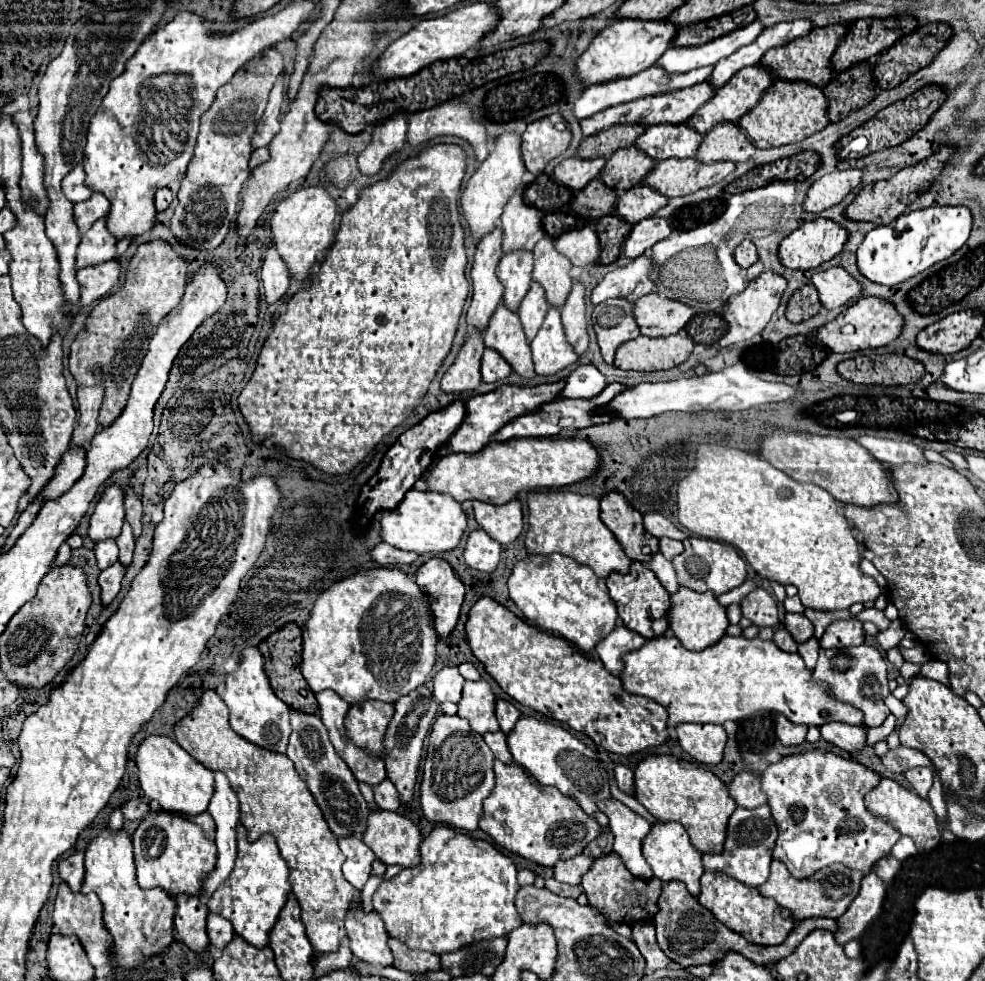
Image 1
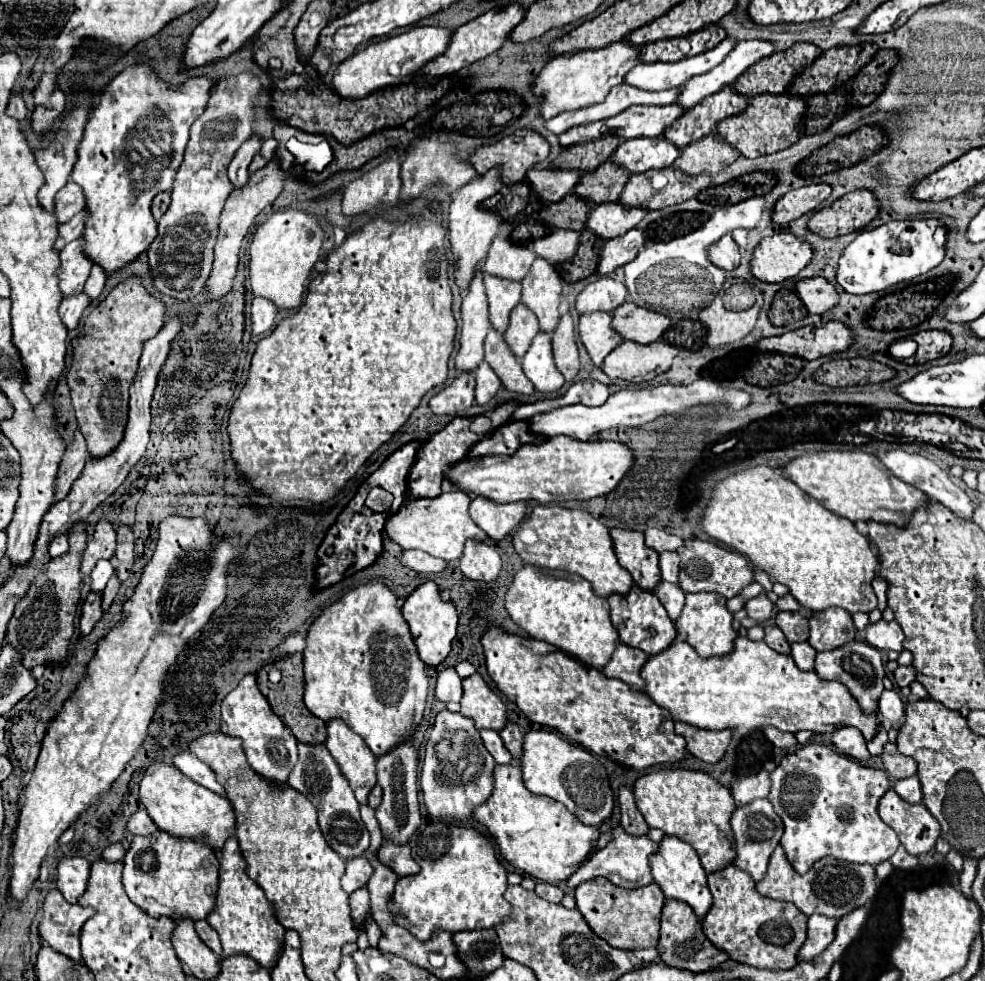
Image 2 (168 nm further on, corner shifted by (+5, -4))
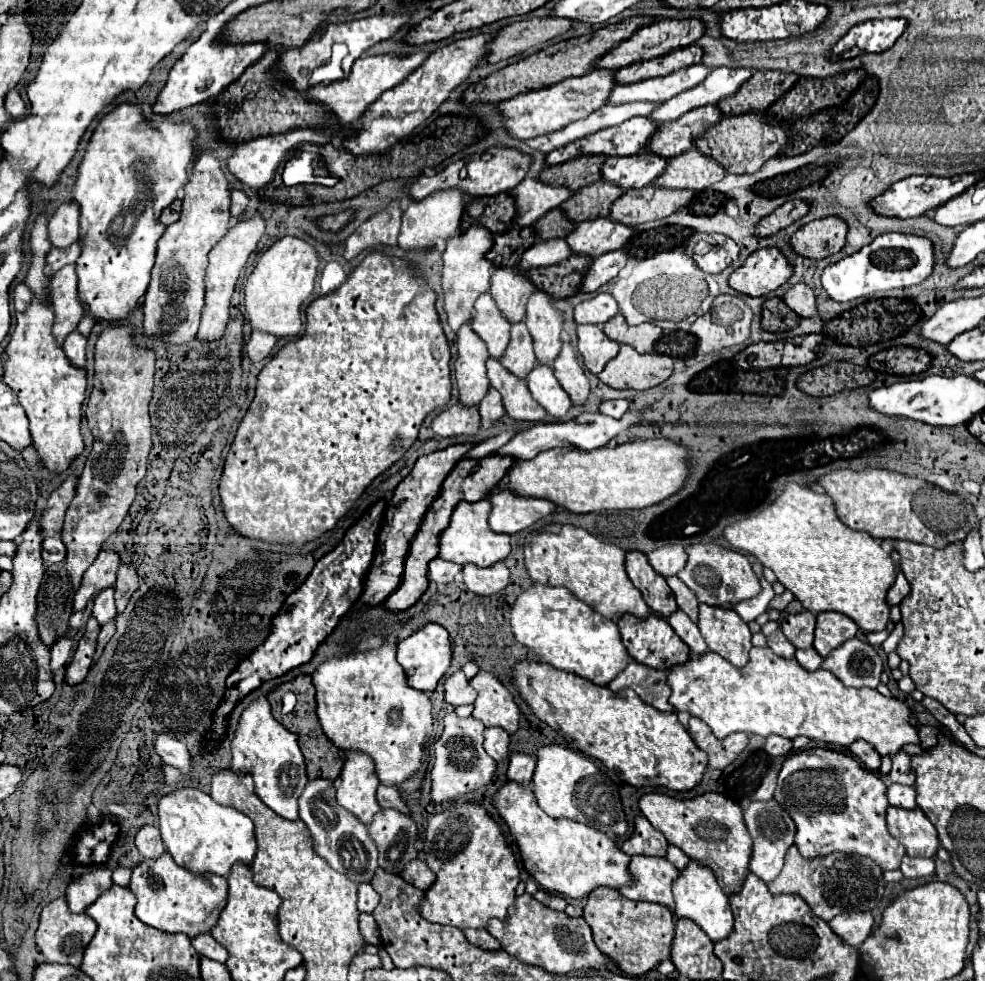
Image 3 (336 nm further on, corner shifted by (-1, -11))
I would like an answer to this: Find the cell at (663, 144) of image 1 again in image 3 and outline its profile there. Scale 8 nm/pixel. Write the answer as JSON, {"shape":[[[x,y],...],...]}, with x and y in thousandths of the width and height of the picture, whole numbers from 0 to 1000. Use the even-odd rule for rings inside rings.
{"shape":[[[650,155],[644,159],[619,159],[611,167],[613,183],[627,188],[629,192],[654,192],[674,175],[678,163],[664,159],[662,155]]]}

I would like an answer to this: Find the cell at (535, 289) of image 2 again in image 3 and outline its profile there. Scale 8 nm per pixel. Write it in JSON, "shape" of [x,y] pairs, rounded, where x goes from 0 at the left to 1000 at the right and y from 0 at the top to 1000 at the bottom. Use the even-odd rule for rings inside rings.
{"shape":[[[540,298],[534,310],[534,332],[542,345],[544,367],[550,371],[560,371],[569,359],[571,347],[571,320],[562,314],[562,306],[554,298]]]}

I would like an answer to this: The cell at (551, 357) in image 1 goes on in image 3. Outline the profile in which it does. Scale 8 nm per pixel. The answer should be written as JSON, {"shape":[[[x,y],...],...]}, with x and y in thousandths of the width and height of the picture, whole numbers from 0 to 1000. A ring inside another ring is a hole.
{"shape":[[[544,371],[540,375],[540,379],[534,385],[536,398],[542,404],[542,408],[552,414],[556,418],[556,422],[560,422],[562,426],[571,426],[577,416],[581,414],[581,410],[577,408],[577,402],[569,396],[569,389],[564,387],[562,379],[558,373],[552,371]]]}

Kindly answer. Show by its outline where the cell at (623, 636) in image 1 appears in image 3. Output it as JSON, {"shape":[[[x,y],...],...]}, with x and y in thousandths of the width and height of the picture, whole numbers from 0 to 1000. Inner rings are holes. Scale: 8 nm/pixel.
{"shape":[[[644,673],[617,697],[621,705],[627,705],[631,701],[644,701],[646,707],[660,720],[680,726],[684,724],[678,718],[680,712],[680,701],[676,697],[676,685],[674,683],[664,683],[656,681],[652,677],[646,677]]]}

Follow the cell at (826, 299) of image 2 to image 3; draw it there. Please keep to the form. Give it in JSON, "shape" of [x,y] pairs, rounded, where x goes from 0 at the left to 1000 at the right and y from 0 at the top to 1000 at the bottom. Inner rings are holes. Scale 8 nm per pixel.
{"shape":[[[806,290],[800,294],[800,298],[796,300],[796,308],[814,324],[822,324],[830,320],[830,310],[828,310],[828,302],[822,296],[820,290]]]}

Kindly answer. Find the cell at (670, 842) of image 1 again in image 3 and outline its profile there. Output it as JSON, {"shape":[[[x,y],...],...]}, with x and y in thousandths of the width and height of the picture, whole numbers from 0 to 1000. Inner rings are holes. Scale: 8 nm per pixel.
{"shape":[[[701,877],[698,883],[690,887],[690,893],[682,899],[682,911],[686,919],[684,932],[688,936],[705,938],[725,960],[741,952],[745,936],[739,924],[739,911],[729,903],[727,893],[723,893],[721,885],[715,885],[715,881],[707,881],[707,877]]]}

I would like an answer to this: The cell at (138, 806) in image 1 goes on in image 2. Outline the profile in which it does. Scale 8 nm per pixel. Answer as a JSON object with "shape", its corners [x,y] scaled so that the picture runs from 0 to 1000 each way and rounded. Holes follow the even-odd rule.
{"shape":[[[142,825],[142,827],[138,827],[138,829],[130,835],[130,847],[132,847],[134,851],[146,851],[146,853],[150,853],[150,851],[154,851],[156,847],[160,847],[160,843],[158,843],[156,837],[152,835],[152,831],[150,831],[146,825]]]}

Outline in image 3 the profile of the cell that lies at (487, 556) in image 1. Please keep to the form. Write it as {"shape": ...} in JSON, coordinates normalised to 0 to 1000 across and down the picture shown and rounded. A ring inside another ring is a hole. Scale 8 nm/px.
{"shape":[[[504,573],[495,579],[487,579],[483,575],[473,575],[469,579],[469,585],[471,585],[471,595],[475,597],[475,601],[479,601],[481,606],[487,606],[487,608],[504,606],[504,603],[512,601],[518,593],[516,579],[512,573]]]}

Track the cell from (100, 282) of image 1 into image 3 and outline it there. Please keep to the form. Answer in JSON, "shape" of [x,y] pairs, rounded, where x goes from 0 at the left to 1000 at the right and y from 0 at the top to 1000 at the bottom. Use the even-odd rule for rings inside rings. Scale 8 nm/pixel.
{"shape":[[[79,336],[71,338],[65,347],[65,359],[69,367],[73,367],[73,371],[77,371],[77,375],[83,377],[85,377],[85,357],[87,357],[87,343],[81,340]]]}

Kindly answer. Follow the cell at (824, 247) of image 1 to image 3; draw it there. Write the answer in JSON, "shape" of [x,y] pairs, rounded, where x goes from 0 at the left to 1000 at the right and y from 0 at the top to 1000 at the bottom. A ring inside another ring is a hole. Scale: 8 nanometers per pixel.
{"shape":[[[772,253],[741,281],[741,292],[759,302],[778,302],[806,279],[806,269],[790,253]]]}

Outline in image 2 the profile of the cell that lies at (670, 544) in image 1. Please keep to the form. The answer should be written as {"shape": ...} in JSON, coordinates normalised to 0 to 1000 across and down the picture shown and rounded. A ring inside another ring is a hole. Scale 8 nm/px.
{"shape":[[[670,564],[670,582],[674,592],[688,596],[688,582],[690,582],[688,564]]]}

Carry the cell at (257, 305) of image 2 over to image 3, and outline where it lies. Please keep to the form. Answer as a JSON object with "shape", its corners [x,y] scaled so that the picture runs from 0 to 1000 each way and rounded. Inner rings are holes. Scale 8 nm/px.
{"shape":[[[256,338],[252,349],[252,363],[256,369],[268,367],[280,351],[280,343],[272,343],[272,338]]]}

